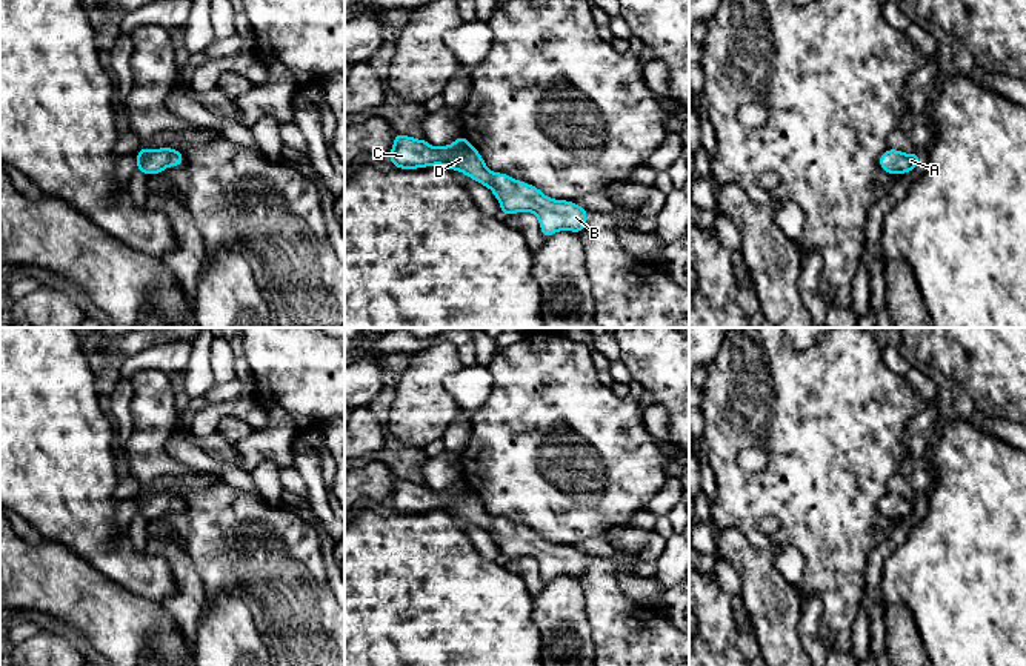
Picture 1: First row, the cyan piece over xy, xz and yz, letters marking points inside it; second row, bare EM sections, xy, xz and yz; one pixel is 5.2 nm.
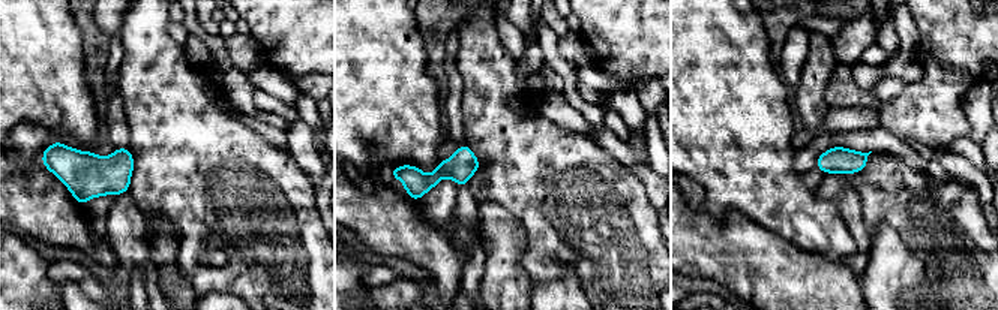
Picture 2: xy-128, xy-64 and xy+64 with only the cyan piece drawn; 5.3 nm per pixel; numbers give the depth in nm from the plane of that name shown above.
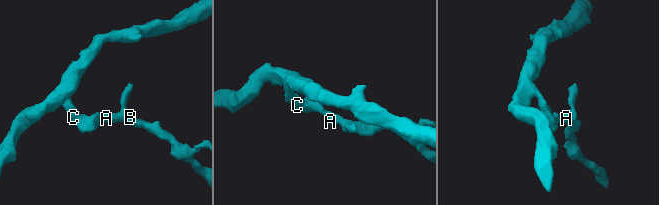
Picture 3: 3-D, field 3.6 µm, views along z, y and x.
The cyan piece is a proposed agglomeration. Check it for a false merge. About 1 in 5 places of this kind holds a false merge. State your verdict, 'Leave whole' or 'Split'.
Leave whole

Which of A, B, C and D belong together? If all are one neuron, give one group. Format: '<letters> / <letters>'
A B C D

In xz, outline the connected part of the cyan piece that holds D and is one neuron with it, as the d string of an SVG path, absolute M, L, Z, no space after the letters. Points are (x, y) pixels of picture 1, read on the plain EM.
M395 477L388 503L398 514L441 509L463 517L492 535L501 551L501 560L517 557L535 558L545 583L558 575L580 578L586 571L589 554L574 546L549 543L538 532L514 524L503 517L491 517L480 497L465 480L460 480L448 491L435 492L425 483L418 485Z

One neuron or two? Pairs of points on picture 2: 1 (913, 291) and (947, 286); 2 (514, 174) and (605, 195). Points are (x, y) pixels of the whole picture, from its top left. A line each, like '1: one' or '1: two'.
1: two
2: one

